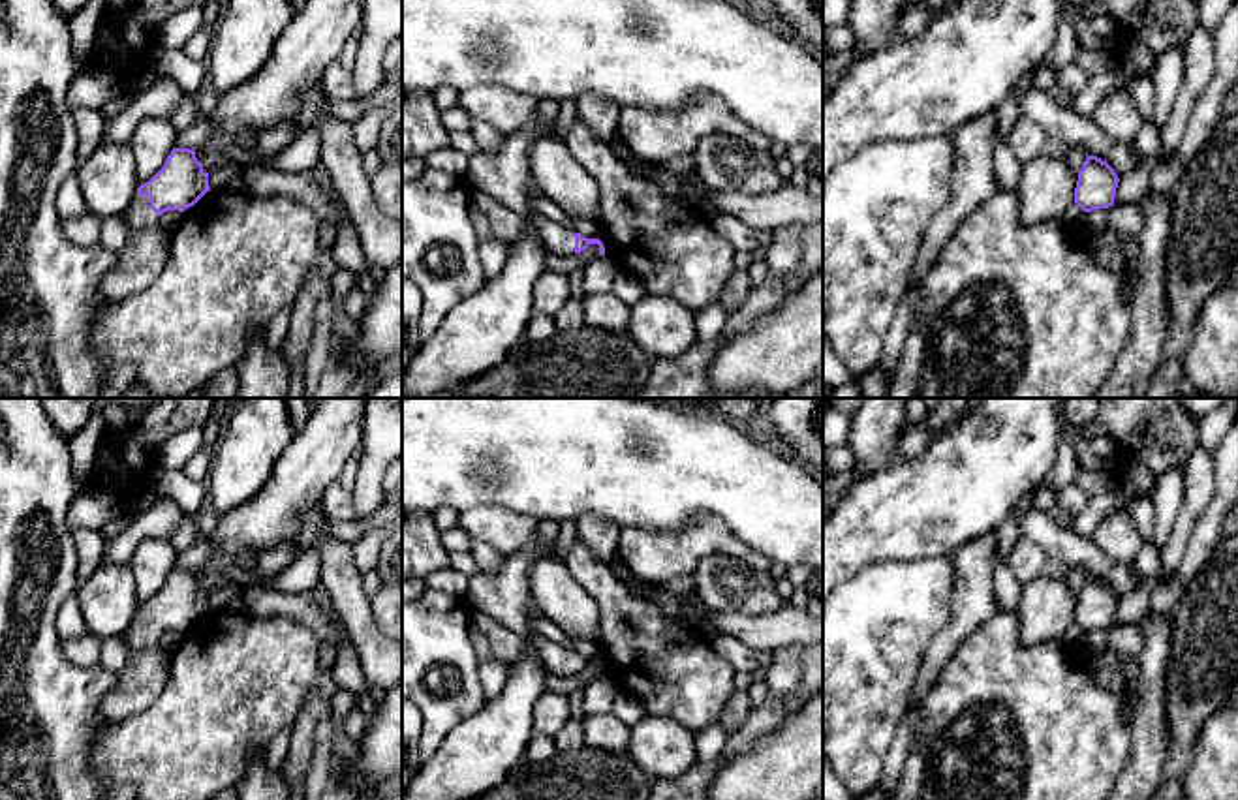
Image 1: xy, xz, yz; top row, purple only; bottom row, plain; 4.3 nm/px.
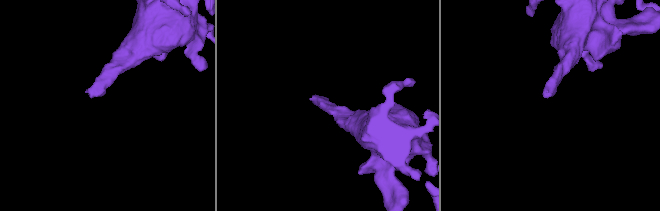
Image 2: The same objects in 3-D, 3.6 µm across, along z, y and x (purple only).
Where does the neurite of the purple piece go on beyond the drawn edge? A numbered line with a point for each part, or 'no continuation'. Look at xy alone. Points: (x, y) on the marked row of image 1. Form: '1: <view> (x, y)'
1: xy (145, 254)

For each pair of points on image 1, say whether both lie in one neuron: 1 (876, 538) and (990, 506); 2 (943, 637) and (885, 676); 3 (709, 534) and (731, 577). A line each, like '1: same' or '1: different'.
1: same
2: different
3: different

